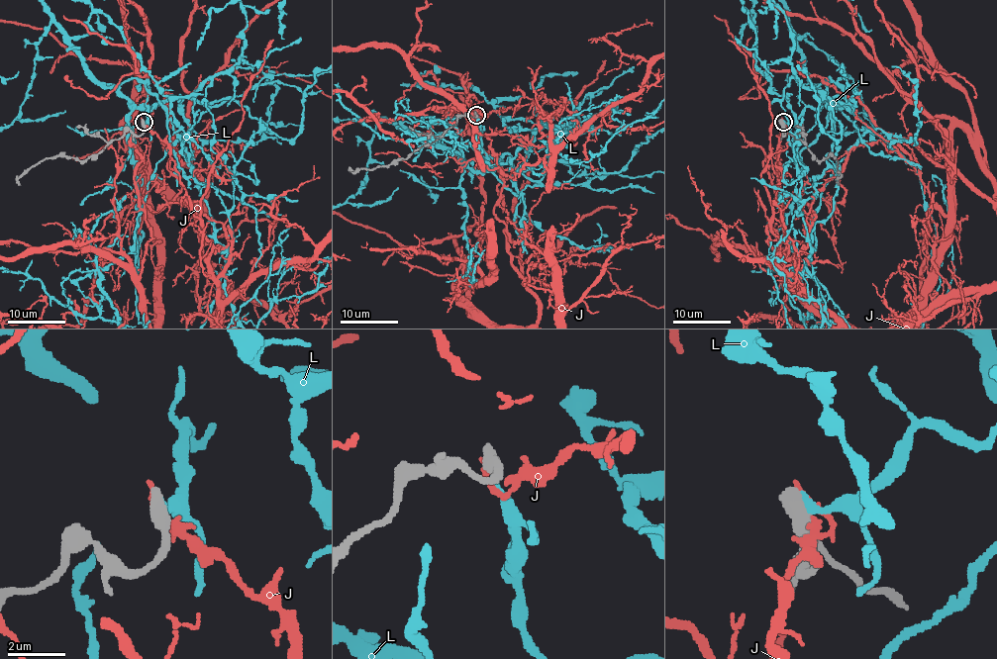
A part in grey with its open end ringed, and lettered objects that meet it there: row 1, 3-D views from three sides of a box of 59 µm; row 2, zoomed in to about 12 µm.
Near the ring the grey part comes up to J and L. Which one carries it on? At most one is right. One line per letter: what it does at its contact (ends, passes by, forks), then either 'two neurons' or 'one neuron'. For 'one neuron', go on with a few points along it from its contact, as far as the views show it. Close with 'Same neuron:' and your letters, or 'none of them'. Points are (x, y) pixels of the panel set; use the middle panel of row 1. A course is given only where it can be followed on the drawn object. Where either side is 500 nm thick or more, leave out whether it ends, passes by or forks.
J: two neurons
L: one neuron
Same neuron: L

